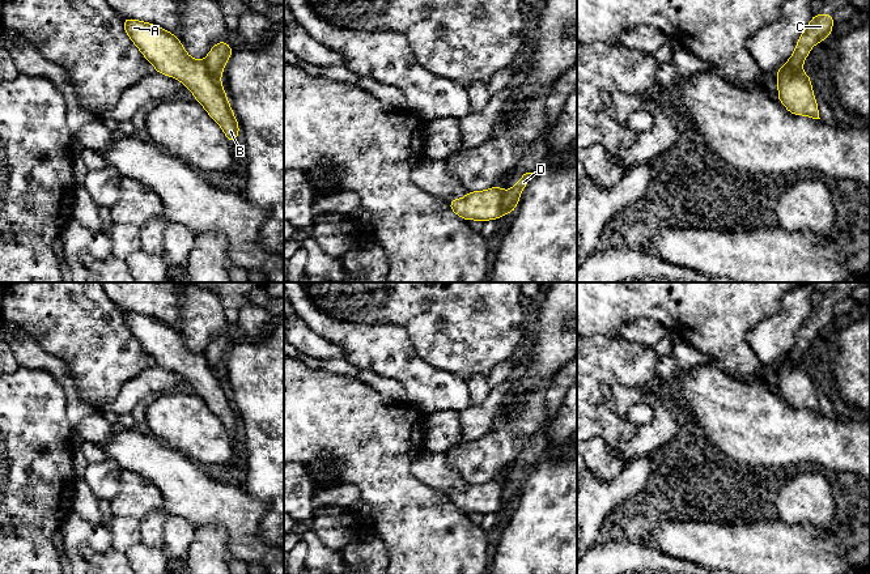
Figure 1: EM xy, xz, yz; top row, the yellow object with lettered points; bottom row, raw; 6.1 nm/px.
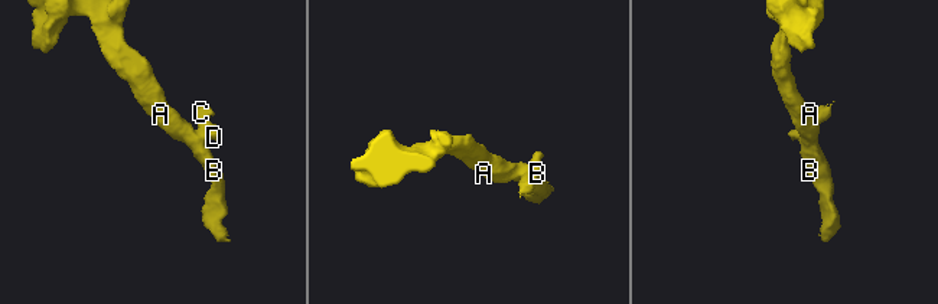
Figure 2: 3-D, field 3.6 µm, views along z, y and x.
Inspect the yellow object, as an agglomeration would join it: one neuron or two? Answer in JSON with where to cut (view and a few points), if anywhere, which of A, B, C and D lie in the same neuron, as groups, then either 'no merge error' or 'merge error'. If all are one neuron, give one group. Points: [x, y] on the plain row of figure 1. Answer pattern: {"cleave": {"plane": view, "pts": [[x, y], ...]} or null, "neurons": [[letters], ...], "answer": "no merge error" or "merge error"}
{"cleave": {"plane": "xz", "pts": [[505, 484], [501, 492], [503, 506]]}, "neurons": [["A", "B"], ["C", "D"]], "answer": "merge error"}

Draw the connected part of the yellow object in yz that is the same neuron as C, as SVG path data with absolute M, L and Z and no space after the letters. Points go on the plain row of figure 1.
M820 306L812 309L807 320L802 324L793 348L784 357L784 361L792 365L801 363L811 341L816 336L823 335L829 327L832 327L833 318L833 307Z

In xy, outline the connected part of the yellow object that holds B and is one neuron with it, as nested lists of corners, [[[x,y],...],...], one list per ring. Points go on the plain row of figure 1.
[[[123,311],[124,324],[156,365],[179,373],[234,437],[239,418],[221,374],[209,367],[203,353],[192,352],[179,331],[149,315]]]

